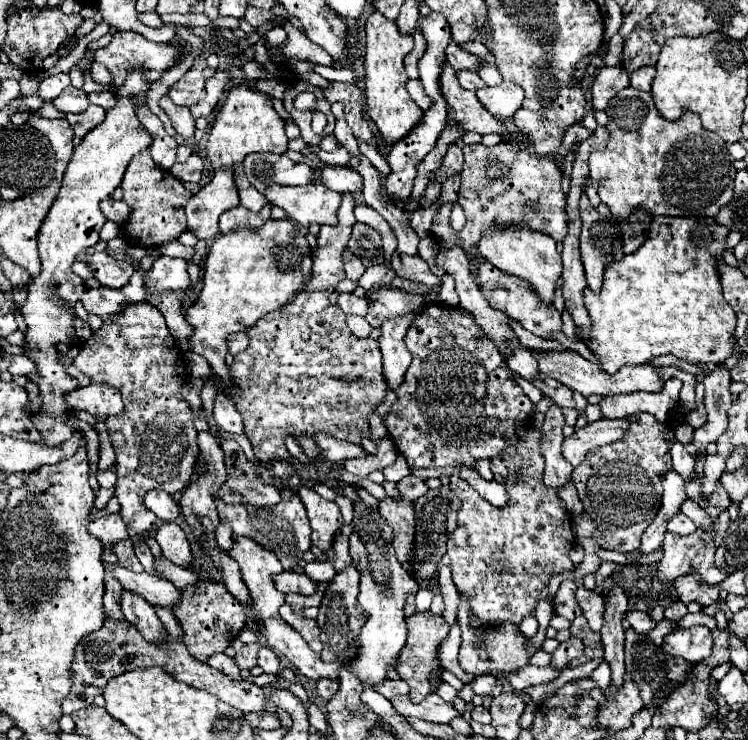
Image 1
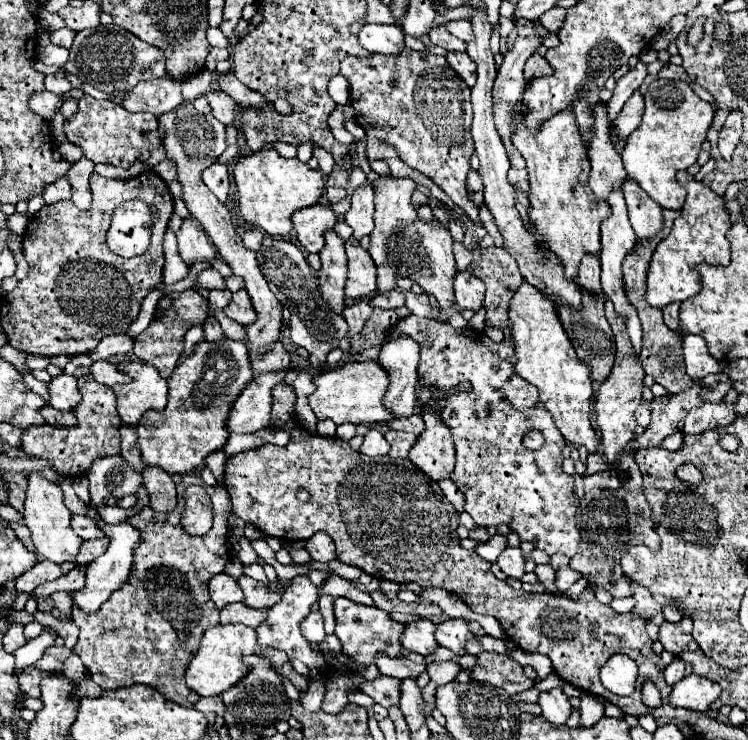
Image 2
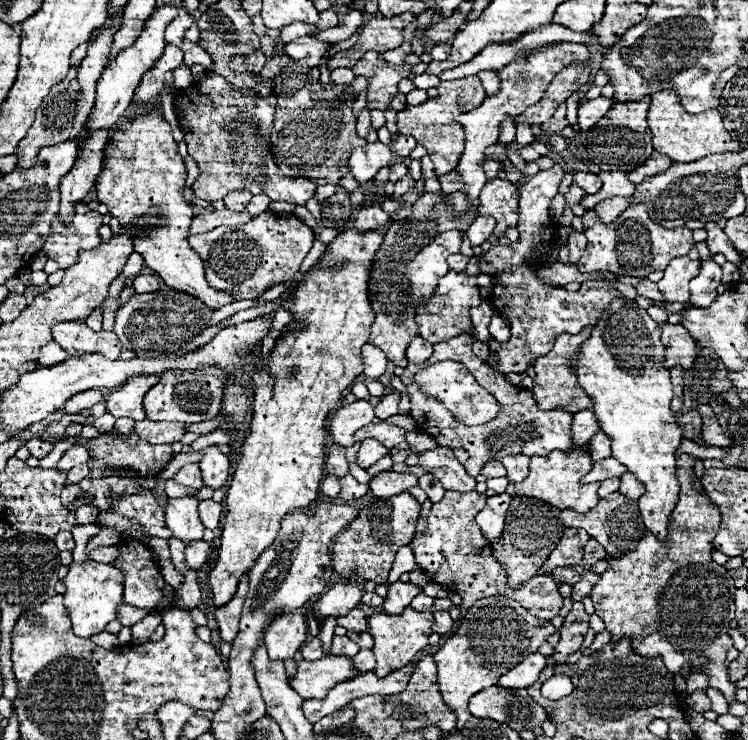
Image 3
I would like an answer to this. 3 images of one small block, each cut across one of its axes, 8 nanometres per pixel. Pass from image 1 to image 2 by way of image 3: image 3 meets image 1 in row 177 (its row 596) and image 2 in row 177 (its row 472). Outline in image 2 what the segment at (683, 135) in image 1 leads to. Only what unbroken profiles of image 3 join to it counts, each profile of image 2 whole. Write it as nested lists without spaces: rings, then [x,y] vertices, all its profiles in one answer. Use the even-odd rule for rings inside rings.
[[[686,170],[678,172],[678,182],[688,190],[686,202],[672,224],[672,232],[656,246],[648,270],[646,300],[658,308],[664,308],[670,302],[682,302],[700,292],[700,276],[696,272],[698,264],[728,266],[730,262],[730,244],[726,240],[730,218],[724,198],[716,196],[706,184],[694,180]]]

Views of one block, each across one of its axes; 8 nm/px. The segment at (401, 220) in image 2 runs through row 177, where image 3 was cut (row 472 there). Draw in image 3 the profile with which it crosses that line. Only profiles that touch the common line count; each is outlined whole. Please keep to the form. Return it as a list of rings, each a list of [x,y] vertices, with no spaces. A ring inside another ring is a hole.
[[[386,470],[386,472],[380,472],[370,482],[370,490],[378,498],[388,498],[388,496],[396,496],[400,492],[408,492],[416,484],[418,484],[418,478],[414,474],[396,474],[396,472]]]

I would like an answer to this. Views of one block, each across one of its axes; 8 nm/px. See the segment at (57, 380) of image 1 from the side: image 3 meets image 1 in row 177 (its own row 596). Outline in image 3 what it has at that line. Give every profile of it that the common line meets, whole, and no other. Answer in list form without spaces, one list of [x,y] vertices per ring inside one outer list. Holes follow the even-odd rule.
[[[97,523],[76,526],[72,530],[76,548],[72,552],[73,562],[70,564],[70,572],[62,580],[66,584],[64,606],[68,608],[68,616],[72,620],[74,634],[76,636],[86,636],[86,638],[92,636],[92,634],[102,632],[108,622],[116,620],[118,618],[118,606],[122,604],[122,588],[124,588],[124,576],[122,576],[122,572],[116,570],[114,566],[94,562],[94,560],[90,560],[86,556],[86,544],[100,530],[101,526]]]

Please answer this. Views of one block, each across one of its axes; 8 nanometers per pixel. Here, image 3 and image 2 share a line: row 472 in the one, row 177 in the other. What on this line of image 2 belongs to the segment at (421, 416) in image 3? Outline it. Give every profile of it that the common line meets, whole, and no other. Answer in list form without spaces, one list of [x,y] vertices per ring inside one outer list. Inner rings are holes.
[[[470,170],[470,174],[468,174],[468,192],[470,192],[472,200],[476,200],[476,204],[478,204],[478,206],[484,202],[482,190],[484,190],[484,188],[482,188],[482,180],[480,180],[478,172]]]

